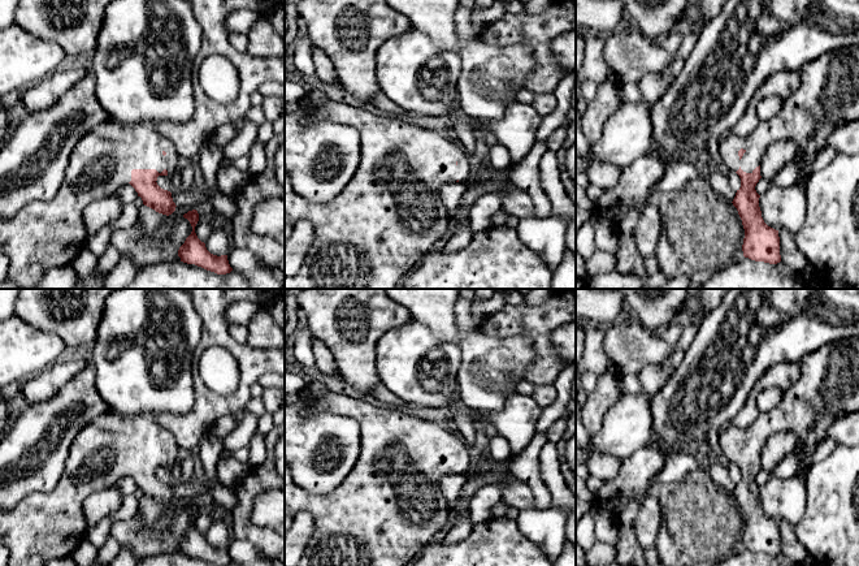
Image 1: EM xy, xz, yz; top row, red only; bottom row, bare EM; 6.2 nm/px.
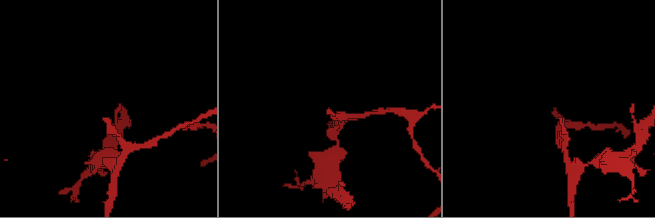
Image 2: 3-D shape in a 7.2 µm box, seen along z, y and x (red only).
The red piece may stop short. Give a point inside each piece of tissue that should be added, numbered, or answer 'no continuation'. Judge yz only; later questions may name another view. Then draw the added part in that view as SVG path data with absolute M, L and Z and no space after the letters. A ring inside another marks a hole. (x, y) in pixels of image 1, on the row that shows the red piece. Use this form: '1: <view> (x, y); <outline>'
1: yz (828, 96); M845 47L806 64L801 69L801 86L784 100L777 116L760 121L755 131L746 138L728 134L719 141L721 163L730 170L739 168L746 173L760 165L763 154L775 142L793 141L797 143L798 163L812 160L828 146L832 131L859 118L859 47Z

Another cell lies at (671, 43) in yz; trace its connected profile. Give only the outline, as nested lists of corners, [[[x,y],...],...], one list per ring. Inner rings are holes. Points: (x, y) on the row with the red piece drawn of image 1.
[[[674,29],[659,44],[669,53],[676,53],[682,42],[681,34]]]

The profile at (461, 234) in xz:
[[[460,215],[454,225],[452,233],[442,243],[444,251],[460,251],[464,249],[473,238],[470,224],[467,215]]]

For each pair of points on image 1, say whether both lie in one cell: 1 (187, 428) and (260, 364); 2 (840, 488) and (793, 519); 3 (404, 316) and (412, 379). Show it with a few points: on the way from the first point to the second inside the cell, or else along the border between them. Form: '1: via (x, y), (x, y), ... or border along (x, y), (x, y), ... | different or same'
1: via (208, 410), (216, 405), (229, 405), (244, 385) | same
2: border along (806, 483), (807, 504), (805, 514), (794, 528) | different
3: border along (412, 319), (389, 328), (378, 338) | different

